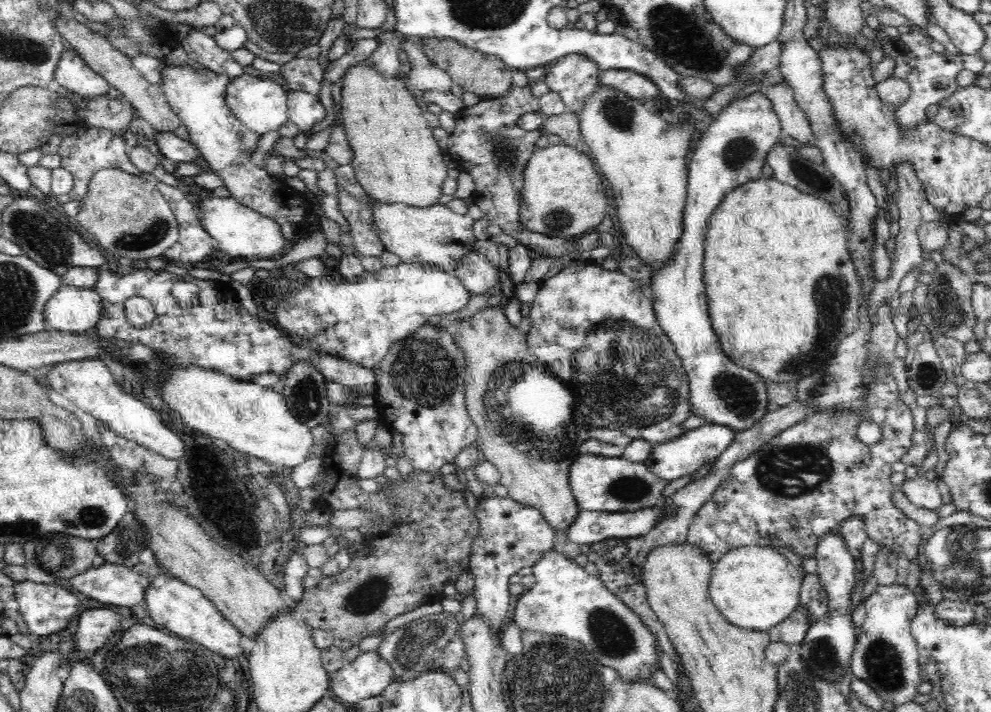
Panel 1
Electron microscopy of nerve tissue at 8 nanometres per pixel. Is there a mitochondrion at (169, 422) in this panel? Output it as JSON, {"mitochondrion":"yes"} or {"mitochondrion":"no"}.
{"mitochondrion":"no"}

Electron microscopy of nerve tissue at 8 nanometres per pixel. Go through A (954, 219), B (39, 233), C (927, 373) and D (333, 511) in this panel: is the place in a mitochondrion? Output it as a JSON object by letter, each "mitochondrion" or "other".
{"A":"other","B":"mitochondrion","C":"mitochondrion","D":"other"}

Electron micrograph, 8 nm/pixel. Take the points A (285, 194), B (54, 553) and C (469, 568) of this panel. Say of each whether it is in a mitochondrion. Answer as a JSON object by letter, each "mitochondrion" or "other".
{"A":"other","B":"mitochondrion","C":"other"}

